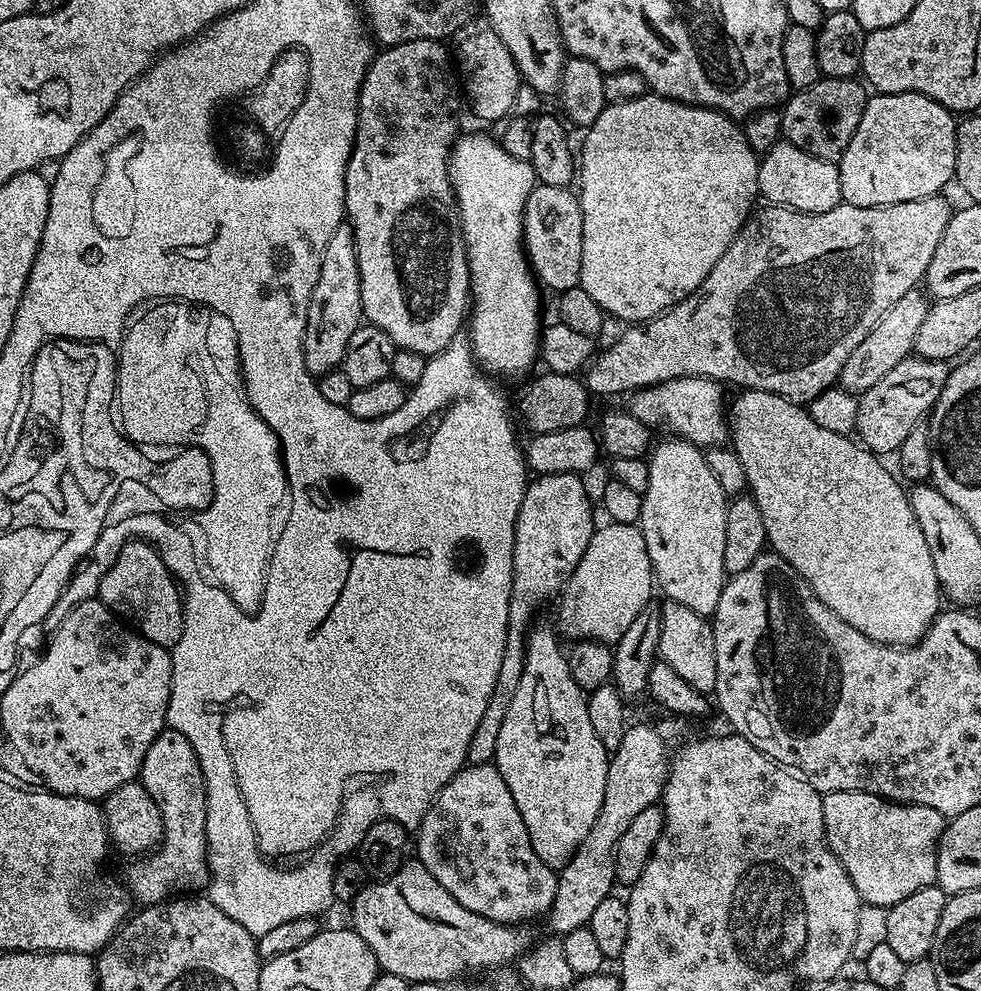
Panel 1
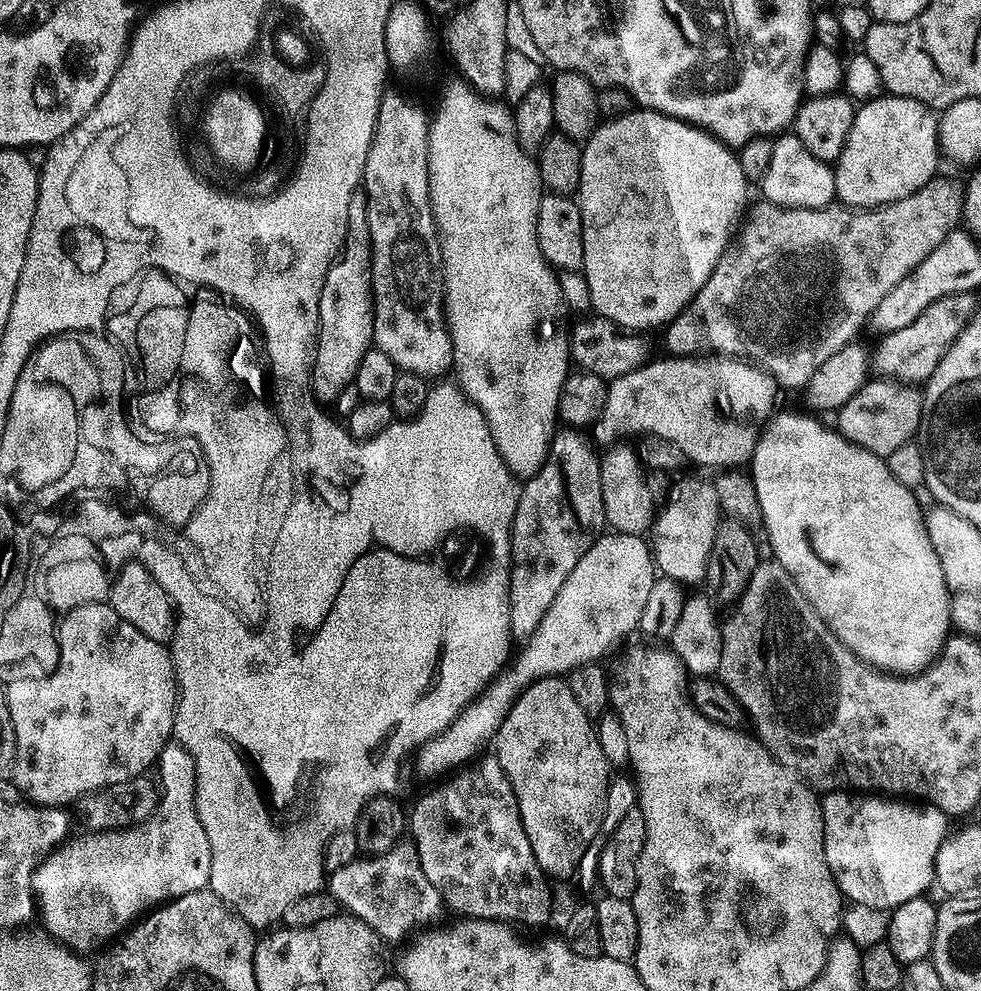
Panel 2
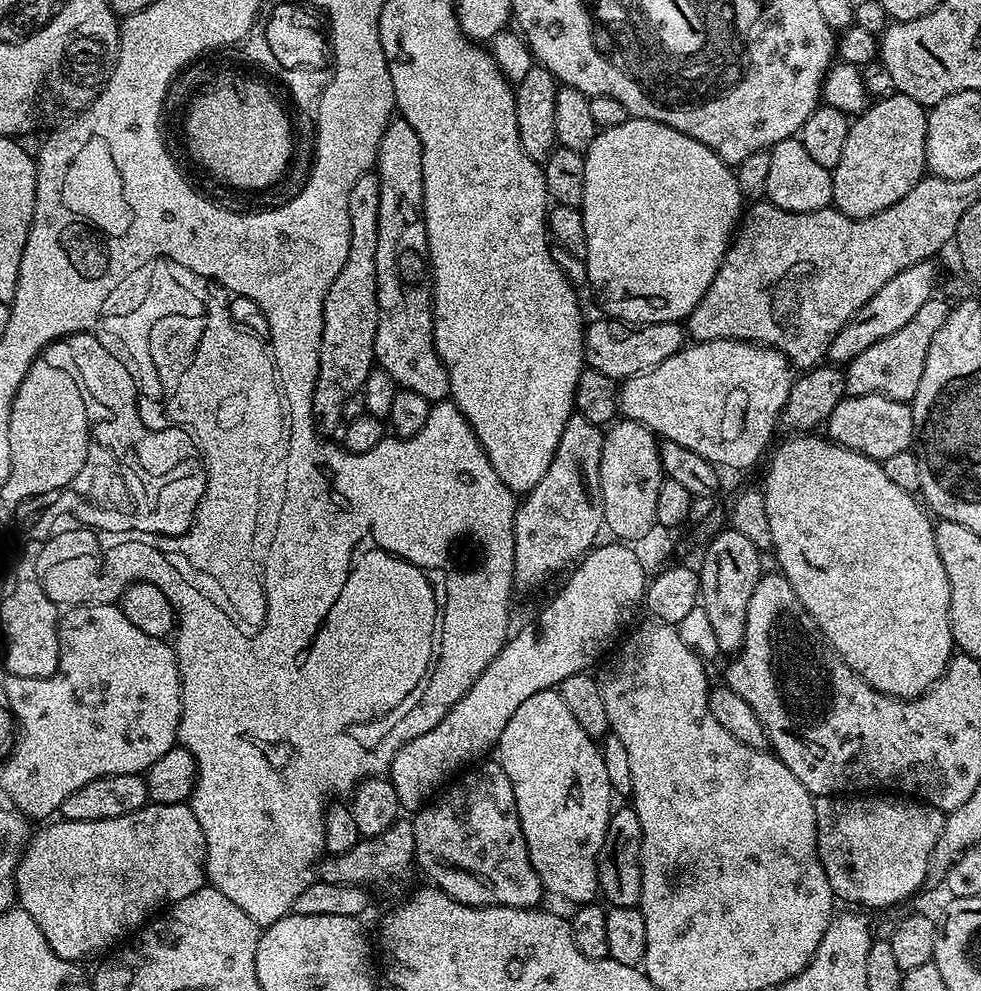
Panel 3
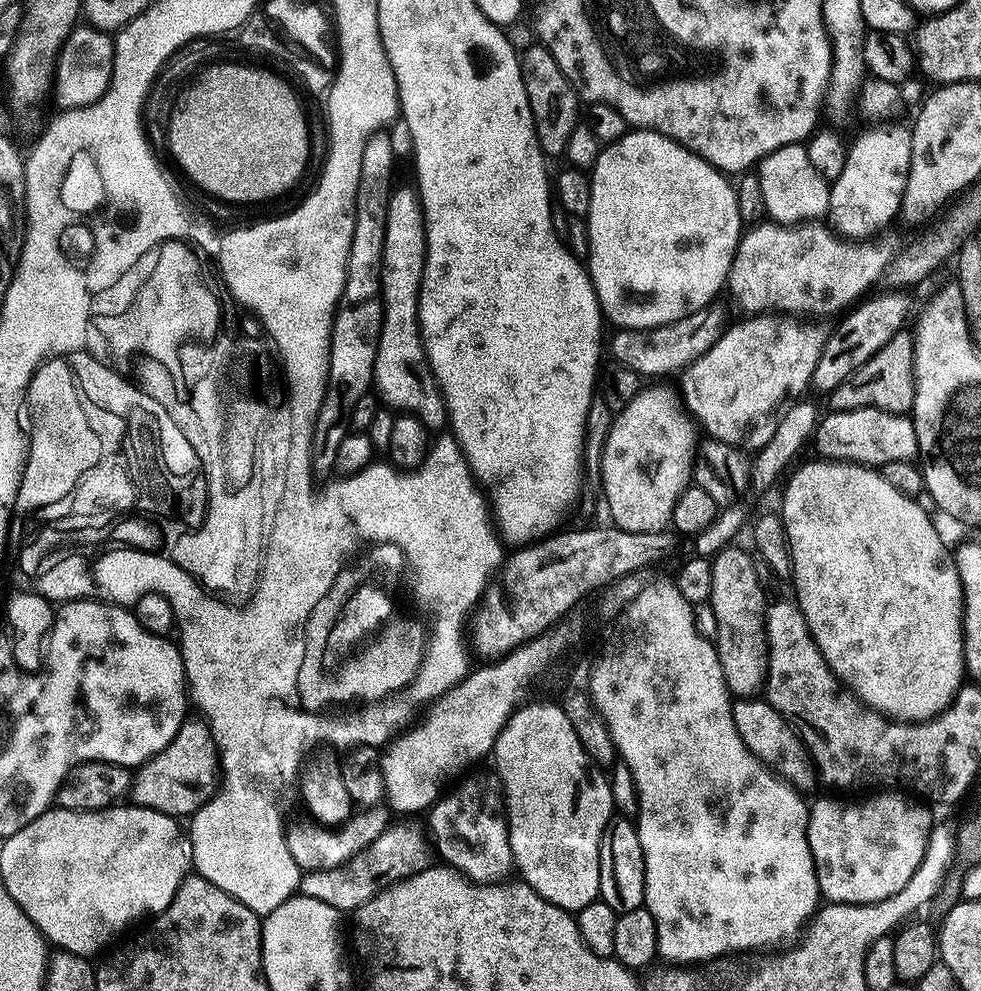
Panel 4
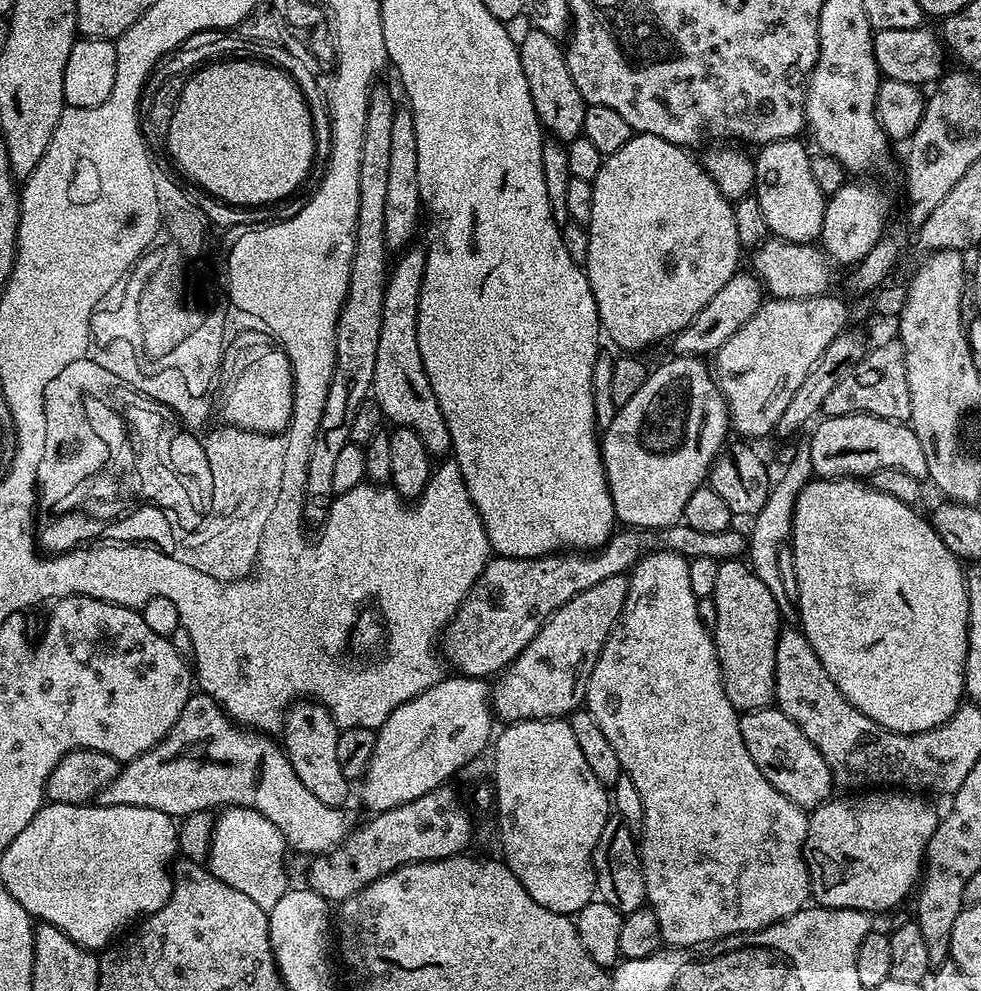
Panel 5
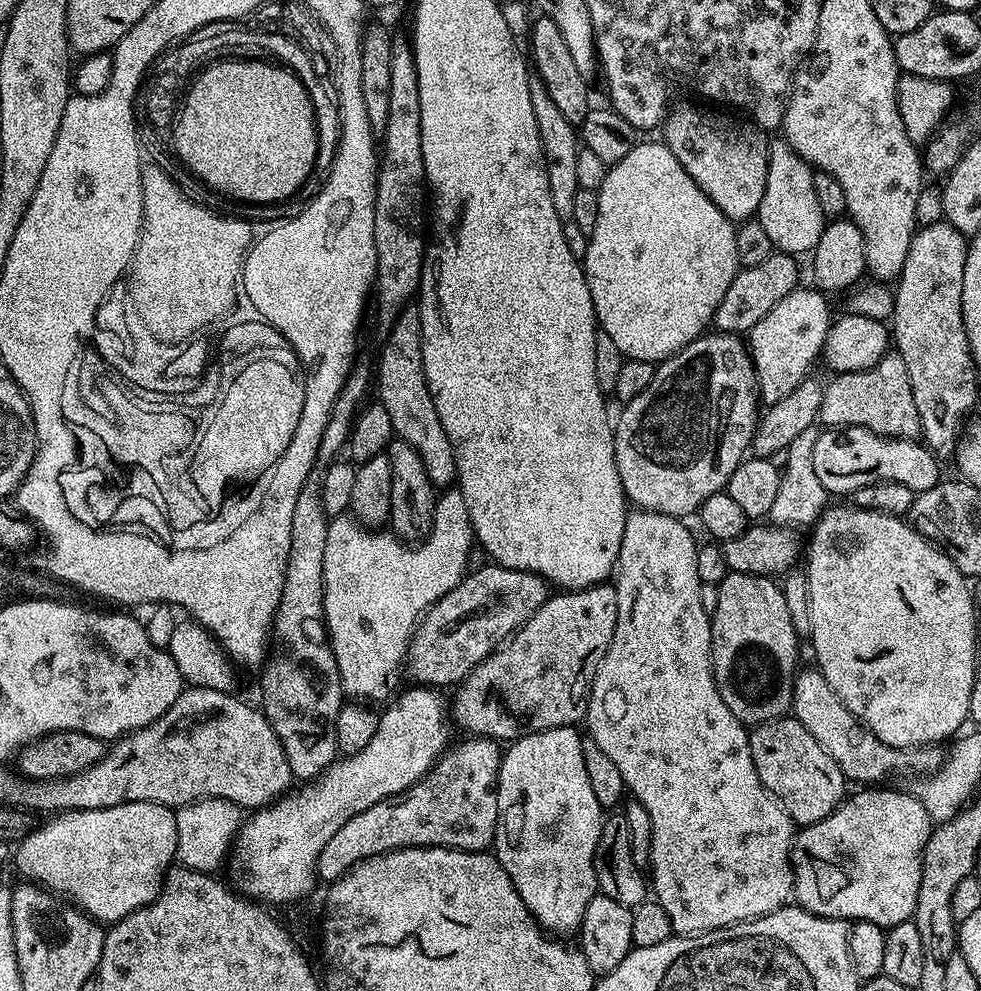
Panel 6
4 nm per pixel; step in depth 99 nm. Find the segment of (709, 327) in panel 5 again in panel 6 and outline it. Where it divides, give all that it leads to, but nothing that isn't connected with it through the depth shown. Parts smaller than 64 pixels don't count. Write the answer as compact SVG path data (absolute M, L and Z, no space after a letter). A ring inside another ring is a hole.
M773 251L766 262L758 262L758 266L749 268L741 267L716 308L715 327L721 332L733 334L751 332L755 324L762 322L762 318L766 318L766 314L770 314L770 310L774 310L774 306L778 306L778 302L782 302L782 298L786 298L786 294L793 292L801 283L796 260L795 255Z

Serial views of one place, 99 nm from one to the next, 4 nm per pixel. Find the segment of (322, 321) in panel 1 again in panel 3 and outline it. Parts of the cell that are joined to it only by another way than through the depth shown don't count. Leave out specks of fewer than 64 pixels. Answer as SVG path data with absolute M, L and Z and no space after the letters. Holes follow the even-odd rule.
M369 170L359 176L350 186L350 254L346 254L346 266L330 282L330 290L324 299L324 321L322 322L322 346L320 347L320 369L316 379L316 389L312 399L312 421L316 431L327 434L341 427L344 415L342 406L346 406L346 398L361 391L366 378L371 374L376 355L374 354L374 338L378 330L378 286L376 285L376 259L378 258L378 194L380 193L380 177Z

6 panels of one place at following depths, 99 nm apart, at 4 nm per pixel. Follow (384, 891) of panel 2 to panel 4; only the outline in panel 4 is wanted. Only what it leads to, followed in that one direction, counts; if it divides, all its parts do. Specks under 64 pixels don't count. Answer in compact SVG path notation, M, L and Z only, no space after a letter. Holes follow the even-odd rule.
M377 806L357 811L339 830L323 827L315 822L296 824L287 829L286 835L290 854L294 854L294 862L298 862L301 873L317 872L318 870L334 870L359 852L364 852L372 843L380 839L390 827L390 812L387 807Z

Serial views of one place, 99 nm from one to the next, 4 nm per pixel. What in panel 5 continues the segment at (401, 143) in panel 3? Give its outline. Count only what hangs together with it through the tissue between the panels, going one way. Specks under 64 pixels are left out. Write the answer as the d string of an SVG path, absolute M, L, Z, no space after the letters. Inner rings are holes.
M417 246L409 247L399 253L400 261L391 265L386 286L386 298L382 302L382 334L378 334L378 358L374 358L374 382L371 395L376 405L384 411L385 421L402 428L412 428L418 438L426 446L429 456L444 458L452 451L450 426L446 426L446 418L442 418L442 410L438 406L438 398L434 398L434 390L430 386L430 378L426 378L426 366L422 366L422 350L418 350L418 302L422 290L422 278L426 270L425 249Z

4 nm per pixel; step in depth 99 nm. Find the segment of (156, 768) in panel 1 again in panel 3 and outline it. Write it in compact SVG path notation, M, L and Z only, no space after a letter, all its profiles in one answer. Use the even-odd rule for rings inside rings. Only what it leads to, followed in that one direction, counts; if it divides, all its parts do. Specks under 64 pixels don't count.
M149 802L134 814L122 814L122 818L94 822L60 818L41 828L44 829L37 836L35 833L29 839L16 867L16 900L38 922L42 934L46 934L46 942L63 960L77 962L107 944L115 945L119 936L139 929L161 910L205 887L206 830L198 826L198 818L187 803Z

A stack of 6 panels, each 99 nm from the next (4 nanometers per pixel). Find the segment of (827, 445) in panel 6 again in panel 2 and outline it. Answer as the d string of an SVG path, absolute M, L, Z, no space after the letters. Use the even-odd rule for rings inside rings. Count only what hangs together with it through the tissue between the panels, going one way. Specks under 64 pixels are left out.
M872 378L850 398L835 415L835 427L851 444L870 450L870 454L887 457L898 446L909 443L919 433L924 393L915 383L893 378Z

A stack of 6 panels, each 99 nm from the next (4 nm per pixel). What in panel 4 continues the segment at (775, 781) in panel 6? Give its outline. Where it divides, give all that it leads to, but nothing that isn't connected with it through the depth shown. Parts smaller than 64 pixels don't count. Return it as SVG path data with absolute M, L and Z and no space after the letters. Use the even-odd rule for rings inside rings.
M736 698L732 702L732 717L734 726L738 726L738 734L742 742L754 755L764 764L767 764L777 776L788 781L789 784L797 789L805 790L814 784L814 769L806 757L803 745L799 737L792 728L789 727L788 721L782 719L775 710L768 705L767 699L764 698Z

